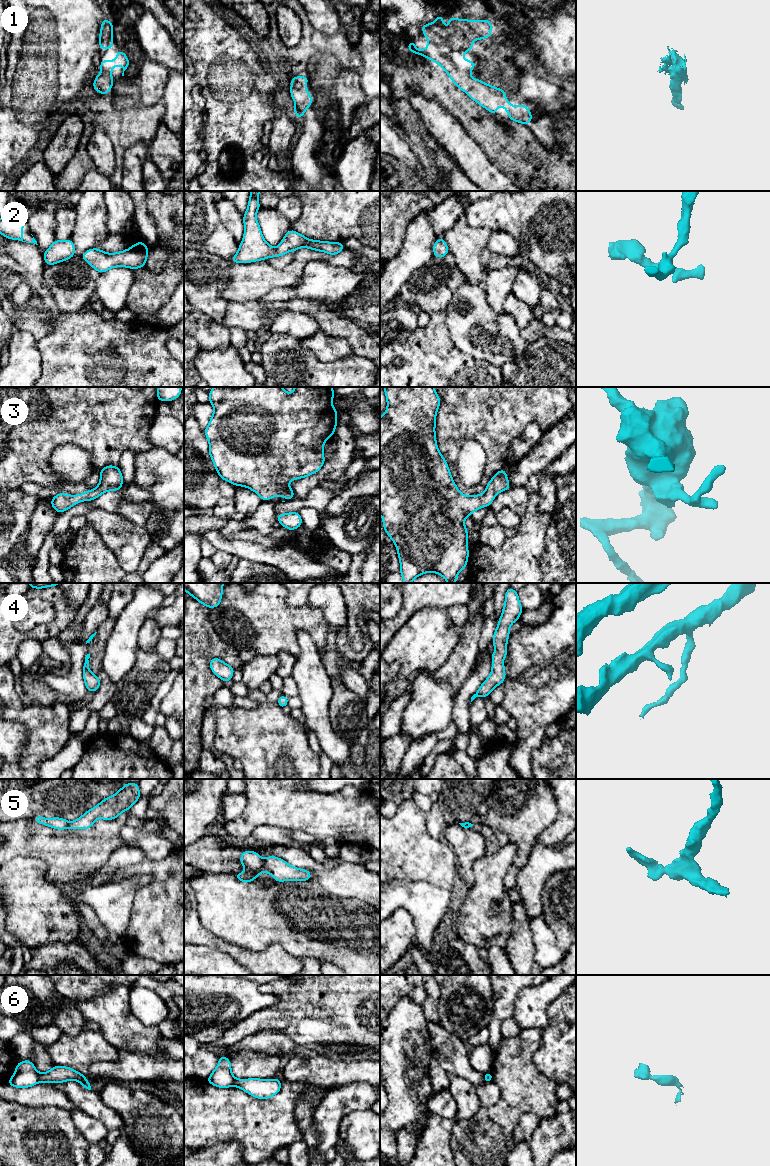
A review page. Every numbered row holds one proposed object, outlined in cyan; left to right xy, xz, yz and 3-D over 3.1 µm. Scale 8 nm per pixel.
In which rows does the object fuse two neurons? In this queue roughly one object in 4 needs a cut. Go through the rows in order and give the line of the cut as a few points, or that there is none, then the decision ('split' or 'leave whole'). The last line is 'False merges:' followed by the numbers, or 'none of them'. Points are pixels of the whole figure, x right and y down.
1: cut none; leave whole
2: cut none; leave whole
3: cut none; leave whole
4: cut none; leave whole
5: cut xz (265, 860), (263, 870); split
6: cut xy (38, 1073), (40, 1081); split
False merges: 5, 6

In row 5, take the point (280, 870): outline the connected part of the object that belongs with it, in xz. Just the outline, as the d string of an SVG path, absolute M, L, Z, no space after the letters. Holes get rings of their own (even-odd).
M268 856L265 859L264 872L271 874L277 882L307 881L312 876L310 871L293 867L283 859L275 856Z

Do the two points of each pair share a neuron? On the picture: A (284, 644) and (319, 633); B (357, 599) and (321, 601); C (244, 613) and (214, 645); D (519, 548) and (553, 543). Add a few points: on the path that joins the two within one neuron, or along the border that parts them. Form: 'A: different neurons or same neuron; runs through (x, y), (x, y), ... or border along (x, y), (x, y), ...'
A: same neuron; runs through (286, 633), (294, 625), (308, 625)
B: different neurons; border along (341, 593), (345, 602), (347, 623)
C: different neurons; border along (210, 616), (210, 622), (214, 630), (238, 651)
D: different neurons; border along (551, 521), (547, 528), (540, 567)

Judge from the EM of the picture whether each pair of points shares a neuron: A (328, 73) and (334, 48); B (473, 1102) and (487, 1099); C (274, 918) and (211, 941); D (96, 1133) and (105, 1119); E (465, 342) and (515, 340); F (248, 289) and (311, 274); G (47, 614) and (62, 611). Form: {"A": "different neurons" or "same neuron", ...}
{"A": "different neurons", "B": "different neurons", "C": "different neurons", "D": "different neurons", "E": "same neuron", "F": "different neurons", "G": "different neurons"}

